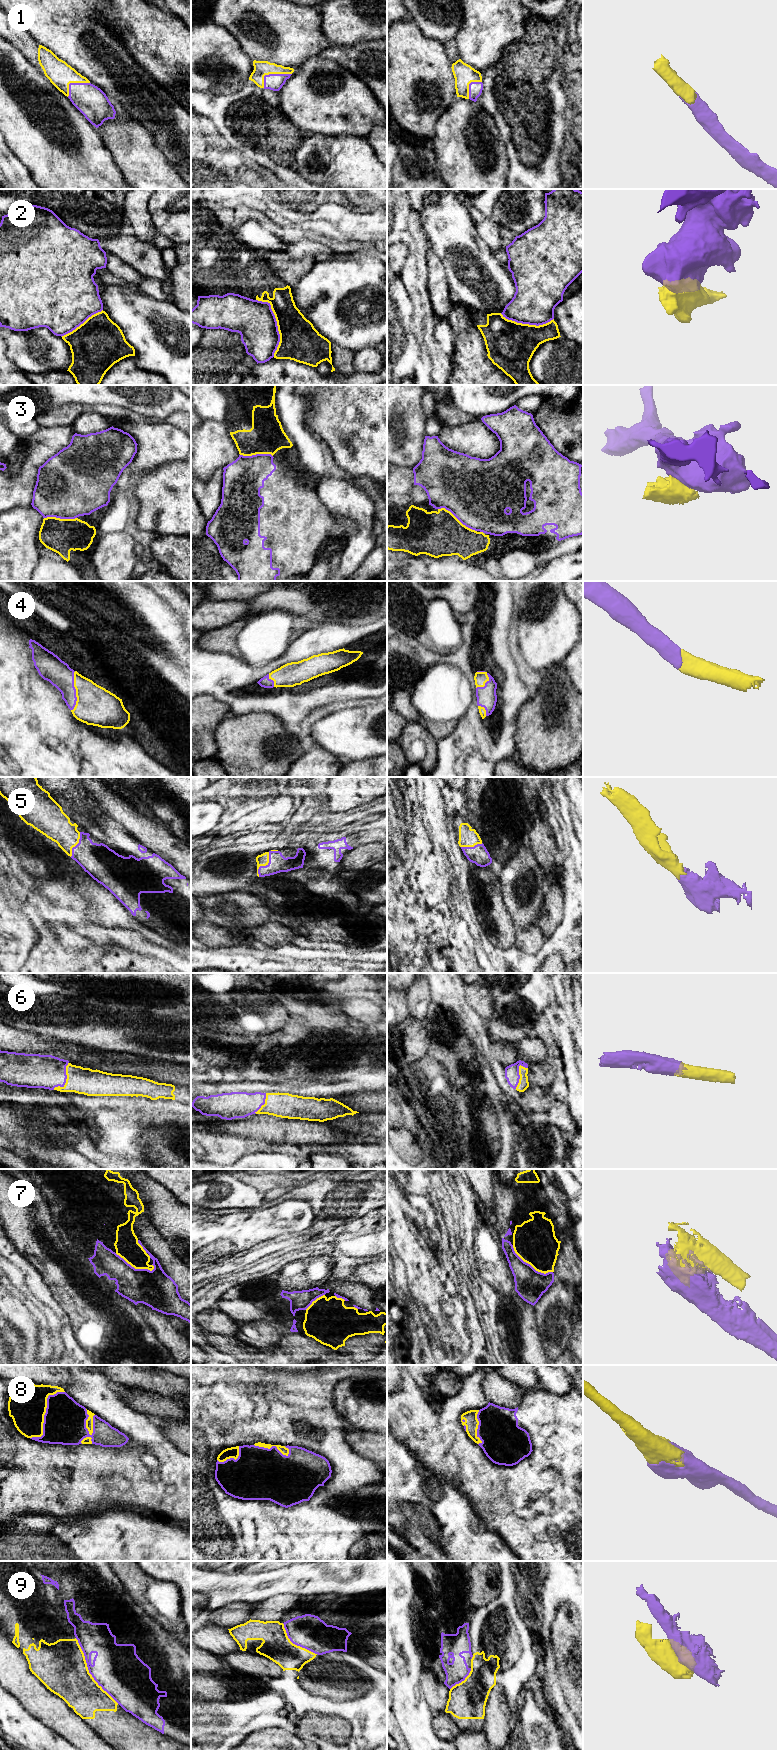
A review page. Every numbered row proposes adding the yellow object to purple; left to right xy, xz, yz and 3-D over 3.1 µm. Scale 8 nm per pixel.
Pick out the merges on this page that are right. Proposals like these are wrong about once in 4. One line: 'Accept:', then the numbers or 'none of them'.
Accept: 1, 4, 5, 6, 8

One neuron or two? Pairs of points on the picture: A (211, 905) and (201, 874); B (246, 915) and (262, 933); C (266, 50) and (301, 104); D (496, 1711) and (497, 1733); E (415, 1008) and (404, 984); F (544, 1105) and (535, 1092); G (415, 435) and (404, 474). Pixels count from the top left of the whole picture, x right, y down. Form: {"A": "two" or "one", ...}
{"A": "two", "B": "two", "C": "two", "D": "one", "E": "two", "F": "one", "G": "two"}

